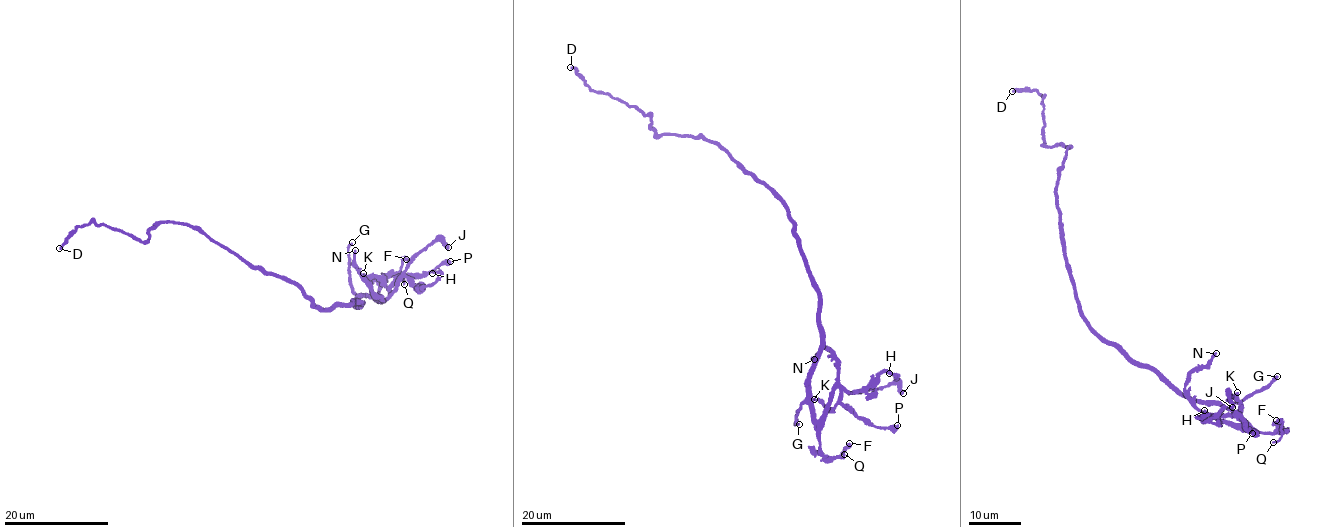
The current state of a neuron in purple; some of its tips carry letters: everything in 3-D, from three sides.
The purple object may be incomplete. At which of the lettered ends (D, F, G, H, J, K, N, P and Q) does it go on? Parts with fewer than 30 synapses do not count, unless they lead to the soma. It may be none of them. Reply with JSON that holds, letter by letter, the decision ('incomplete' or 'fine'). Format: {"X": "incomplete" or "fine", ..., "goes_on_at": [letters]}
{"D": "fine", "F": "fine", "G": "fine", "H": "fine", "J": "fine", "K": "fine", "N": "fine", "P": "fine", "Q": "fine", "goes_on_at": []}

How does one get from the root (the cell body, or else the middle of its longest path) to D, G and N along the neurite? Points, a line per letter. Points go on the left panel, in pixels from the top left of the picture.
D: (314, 304), (301, 288), (254, 268), (188, 225), (160, 221), (143, 242), (89, 222), (76, 228), (59, 248)
G: (314, 304), (348, 305), (353, 298), (362, 305), (356, 304), (348, 272), (352, 242)
N: (314, 304), (348, 305), (353, 298), (358, 306), (361, 293), (383, 301), (359, 273), (355, 250)

